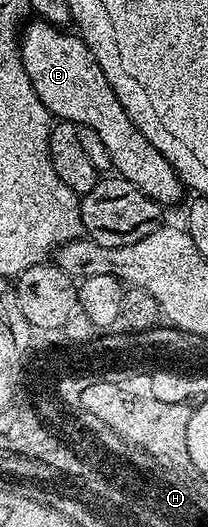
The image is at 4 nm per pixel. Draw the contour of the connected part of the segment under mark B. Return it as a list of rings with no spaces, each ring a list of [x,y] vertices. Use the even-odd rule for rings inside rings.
[[[38,18],[22,29],[19,42],[21,62],[25,62],[25,74],[29,74],[37,98],[41,98],[52,117],[94,130],[101,142],[105,142],[105,150],[109,150],[112,169],[133,182],[141,194],[153,198],[153,202],[160,206],[177,203],[185,193],[185,185],[175,167],[151,145],[141,130],[137,130],[137,126],[133,126],[129,114],[125,114],[125,106],[117,102],[109,78],[105,78],[97,58],[93,58],[93,50],[89,50],[86,42],[74,31],[67,31],[71,30]]]

